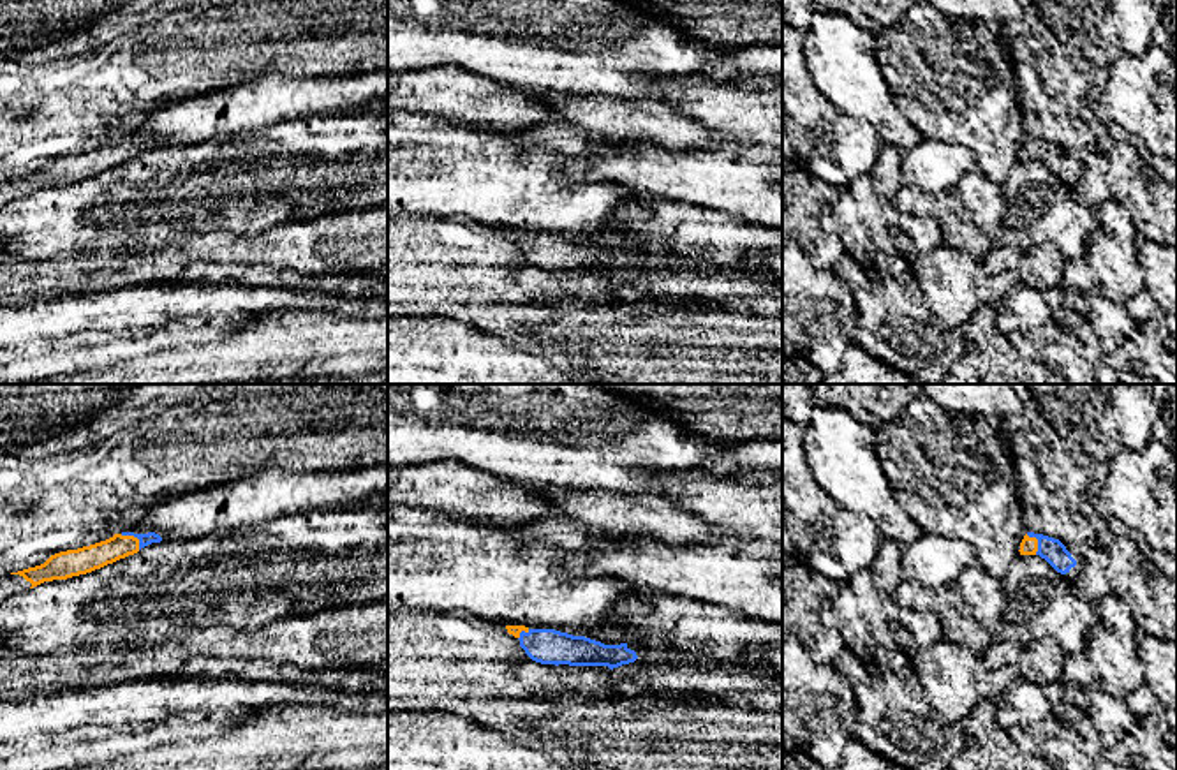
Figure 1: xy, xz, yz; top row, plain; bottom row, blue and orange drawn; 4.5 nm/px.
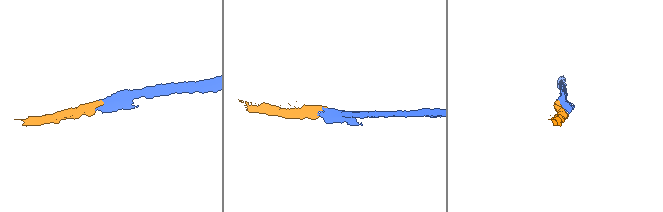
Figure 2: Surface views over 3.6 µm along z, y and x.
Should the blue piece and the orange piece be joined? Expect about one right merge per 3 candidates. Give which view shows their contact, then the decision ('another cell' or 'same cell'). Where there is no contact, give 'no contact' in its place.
xy | same cell

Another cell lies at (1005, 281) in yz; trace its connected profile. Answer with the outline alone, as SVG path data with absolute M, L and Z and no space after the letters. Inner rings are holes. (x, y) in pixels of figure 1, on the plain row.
M946 243L918 254L911 263L930 312L946 329L960 328L983 305L997 303L1020 280L1020 270L987 275L971 254Z

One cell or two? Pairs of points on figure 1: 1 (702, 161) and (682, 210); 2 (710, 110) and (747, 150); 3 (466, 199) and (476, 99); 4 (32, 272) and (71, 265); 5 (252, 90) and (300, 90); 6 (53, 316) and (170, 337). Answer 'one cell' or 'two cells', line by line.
1: two cells
2: two cells
3: two cells
4: one cell
5: one cell
6: one cell

